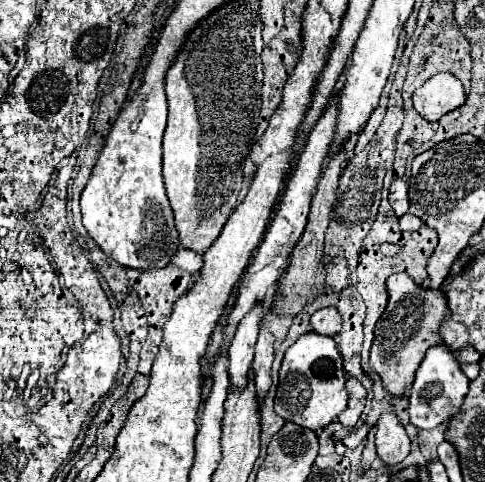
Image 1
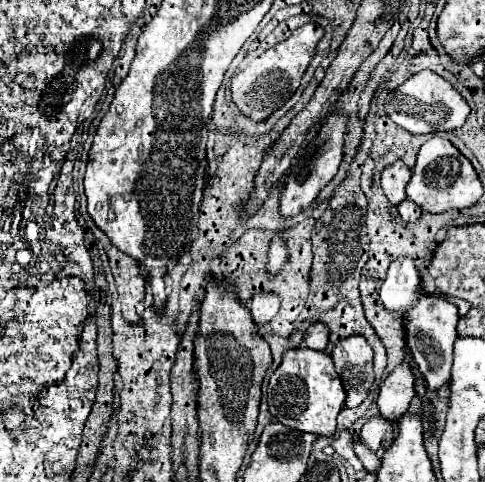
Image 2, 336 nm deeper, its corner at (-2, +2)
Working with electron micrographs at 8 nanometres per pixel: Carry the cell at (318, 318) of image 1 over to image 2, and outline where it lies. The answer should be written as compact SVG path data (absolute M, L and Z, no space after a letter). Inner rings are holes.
M324 322L312 324L304 334L304 342L312 350L324 350L328 346L328 326Z

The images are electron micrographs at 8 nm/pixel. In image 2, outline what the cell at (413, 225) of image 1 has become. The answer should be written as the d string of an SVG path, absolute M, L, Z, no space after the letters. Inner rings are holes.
M404 200L404 202L398 206L398 212L400 212L400 216L402 216L404 222L416 222L416 220L420 218L420 214L422 214L420 206L416 206L412 200Z

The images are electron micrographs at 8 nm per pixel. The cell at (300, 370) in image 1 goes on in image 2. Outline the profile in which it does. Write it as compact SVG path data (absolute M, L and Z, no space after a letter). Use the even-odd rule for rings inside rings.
M292 348L284 354L282 364L268 382L268 406L272 416L288 428L312 432L318 436L334 436L336 416L346 400L346 390L334 370L330 354L310 348Z

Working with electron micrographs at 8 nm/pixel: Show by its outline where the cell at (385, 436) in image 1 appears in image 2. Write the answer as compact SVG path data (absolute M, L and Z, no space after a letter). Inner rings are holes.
M402 362L380 386L378 410L380 416L392 424L396 424L402 414L410 408L414 392L414 374L408 362Z

